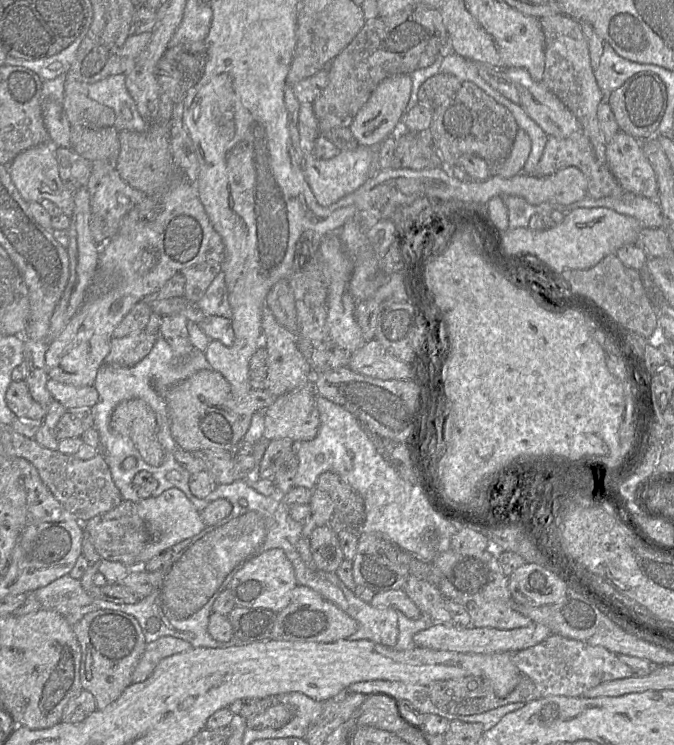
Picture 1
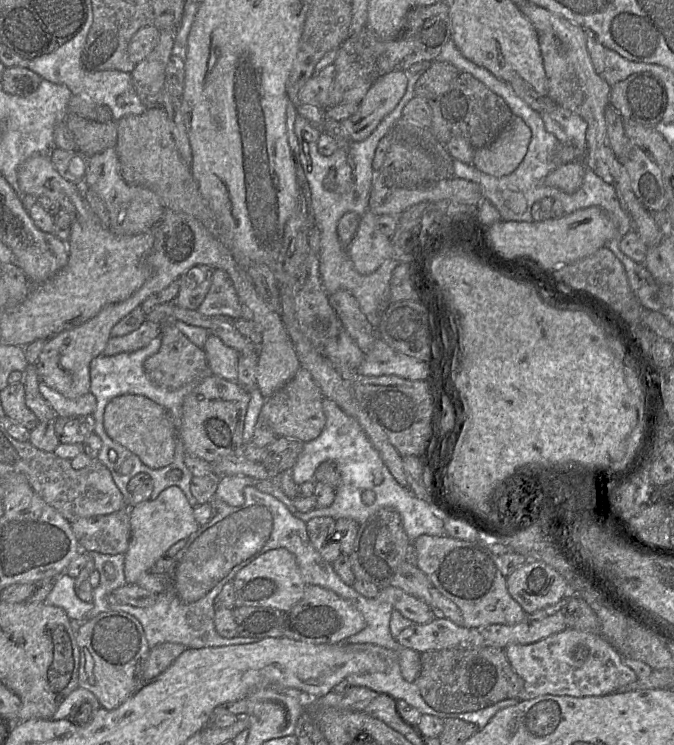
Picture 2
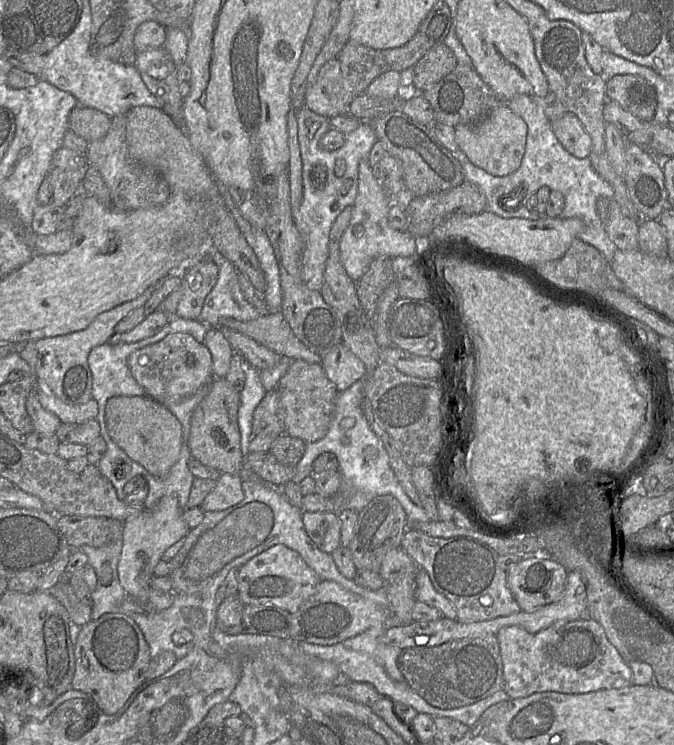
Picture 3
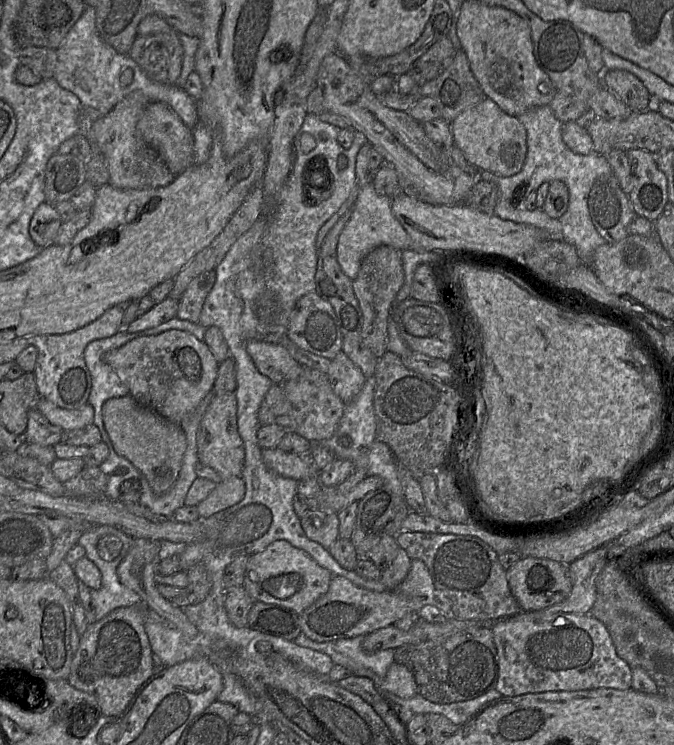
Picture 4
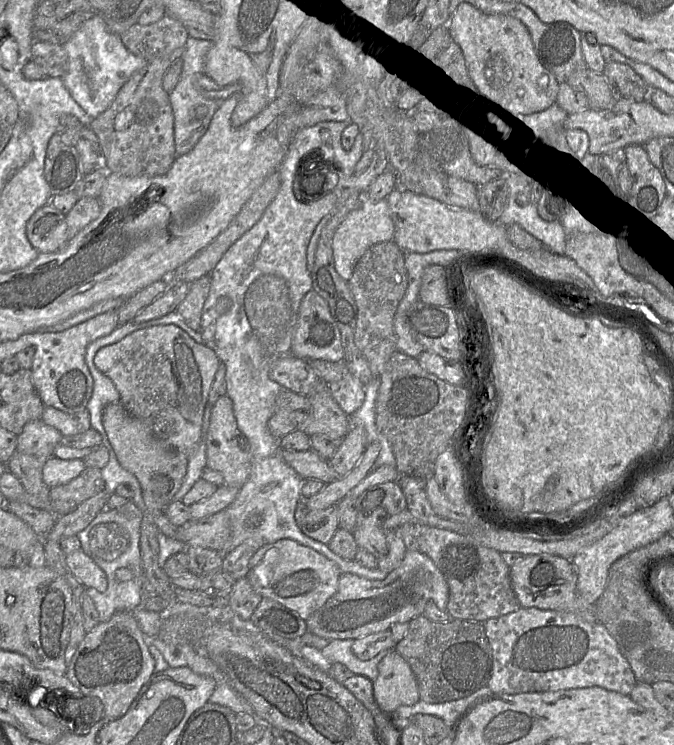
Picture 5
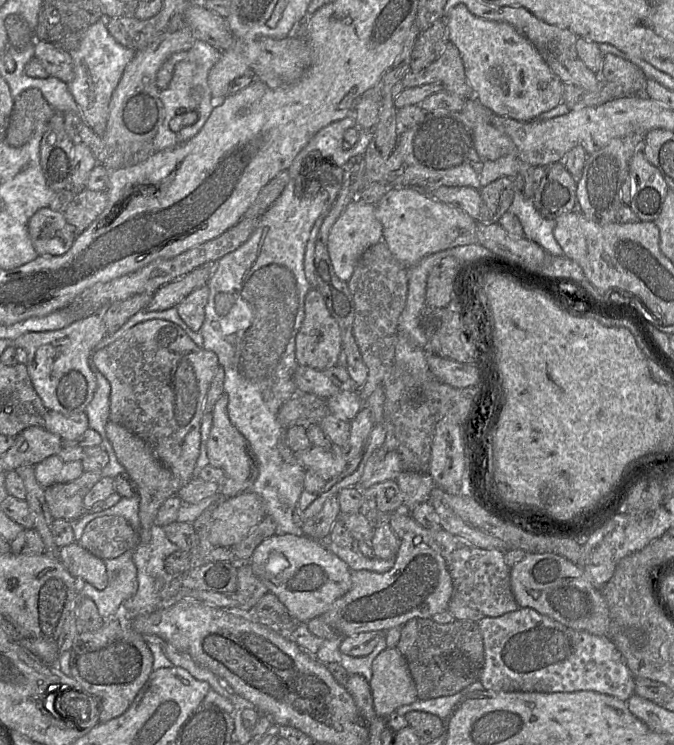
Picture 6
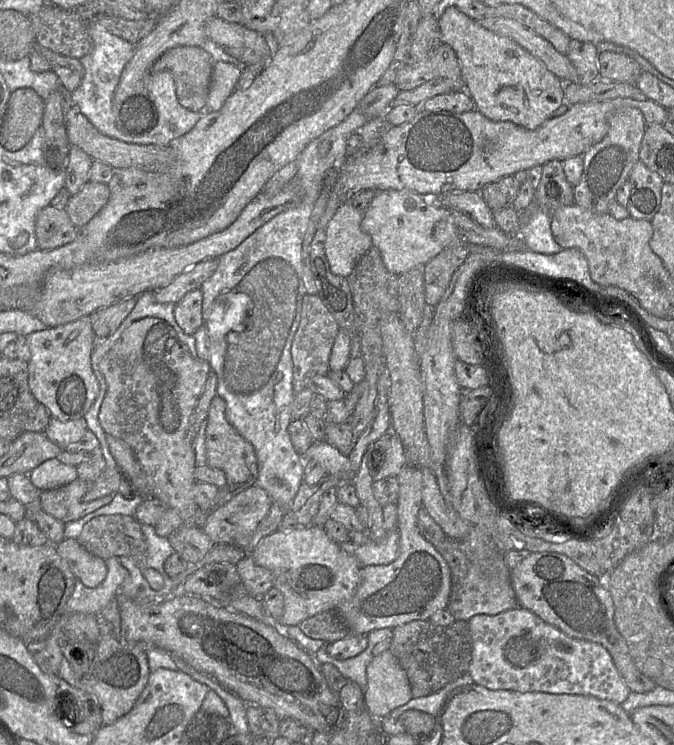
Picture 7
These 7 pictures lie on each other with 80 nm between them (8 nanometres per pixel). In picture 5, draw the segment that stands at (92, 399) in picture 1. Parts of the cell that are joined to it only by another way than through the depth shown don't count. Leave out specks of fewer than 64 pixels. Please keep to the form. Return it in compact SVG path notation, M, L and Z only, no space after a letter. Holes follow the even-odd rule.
M45 406L42 420L56 428L63 436L76 435L91 428L91 418L88 409L67 413L54 407Z

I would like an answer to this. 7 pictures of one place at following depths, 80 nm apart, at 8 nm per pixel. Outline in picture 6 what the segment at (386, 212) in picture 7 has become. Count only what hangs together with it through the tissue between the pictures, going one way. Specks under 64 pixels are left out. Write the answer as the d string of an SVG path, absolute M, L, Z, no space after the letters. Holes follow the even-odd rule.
M391 186L375 207L376 218L383 227L382 241L386 243L395 258L406 267L413 266L430 254L477 243L477 222L472 217L417 188Z

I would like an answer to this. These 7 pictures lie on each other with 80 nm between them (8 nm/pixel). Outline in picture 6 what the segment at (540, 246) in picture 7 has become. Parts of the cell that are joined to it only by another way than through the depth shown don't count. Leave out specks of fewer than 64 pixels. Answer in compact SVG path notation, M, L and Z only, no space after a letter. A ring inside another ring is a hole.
M516 185L514 198L508 211L518 217L524 238L537 243L552 256L564 255L553 234L555 219L543 217L535 208L533 199L526 199L520 190L518 192Z

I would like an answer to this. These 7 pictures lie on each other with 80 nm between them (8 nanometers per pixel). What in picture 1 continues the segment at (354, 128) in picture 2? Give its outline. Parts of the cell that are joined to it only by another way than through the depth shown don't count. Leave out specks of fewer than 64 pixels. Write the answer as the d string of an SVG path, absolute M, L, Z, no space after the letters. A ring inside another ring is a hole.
M409 74L390 76L376 86L349 125L349 129L359 145L380 145L388 136L397 134L403 120L403 112L411 95L411 88L412 80Z

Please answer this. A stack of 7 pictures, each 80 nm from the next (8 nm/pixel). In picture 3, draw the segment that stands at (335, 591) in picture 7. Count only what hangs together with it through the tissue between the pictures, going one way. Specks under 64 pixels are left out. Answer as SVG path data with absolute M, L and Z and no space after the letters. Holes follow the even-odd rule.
M283 544L274 545L239 568L238 596L244 605L273 605L296 612L316 591L321 579L296 551Z

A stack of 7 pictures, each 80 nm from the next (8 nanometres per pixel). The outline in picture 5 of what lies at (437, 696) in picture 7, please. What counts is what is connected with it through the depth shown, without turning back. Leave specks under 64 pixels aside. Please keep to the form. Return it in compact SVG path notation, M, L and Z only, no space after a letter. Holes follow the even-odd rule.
M484 687L475 693L461 698L443 703L427 703L419 700L413 705L399 706L396 711L405 718L411 718L415 714L429 714L441 718L449 727L451 727L461 716L463 712L479 697L490 695L493 692Z

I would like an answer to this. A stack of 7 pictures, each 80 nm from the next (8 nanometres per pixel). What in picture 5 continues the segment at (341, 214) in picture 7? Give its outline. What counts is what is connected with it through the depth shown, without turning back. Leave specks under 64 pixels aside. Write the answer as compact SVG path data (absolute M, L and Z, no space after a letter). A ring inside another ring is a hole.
M366 193L358 195L353 209L337 228L332 242L334 264L337 273L345 280L352 278L359 259L373 245L393 241L394 223L386 199L374 202Z

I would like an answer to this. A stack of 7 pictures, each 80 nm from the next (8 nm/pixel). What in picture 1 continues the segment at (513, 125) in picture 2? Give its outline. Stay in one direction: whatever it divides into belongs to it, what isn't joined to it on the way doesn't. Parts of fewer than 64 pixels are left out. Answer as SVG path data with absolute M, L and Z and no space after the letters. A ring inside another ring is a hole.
M518 129L508 157L501 162L490 163L491 176L510 178L521 173L530 151L530 137L524 130Z

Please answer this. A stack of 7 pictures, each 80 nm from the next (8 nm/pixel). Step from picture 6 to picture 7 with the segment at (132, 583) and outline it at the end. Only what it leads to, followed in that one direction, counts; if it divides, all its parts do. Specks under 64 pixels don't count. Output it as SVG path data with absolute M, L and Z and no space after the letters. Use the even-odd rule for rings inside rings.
M111 557L105 562L107 575L99 586L88 588L79 579L75 579L74 590L65 605L63 616L76 613L96 615L110 600L118 596L119 588L128 576L128 571L118 557Z

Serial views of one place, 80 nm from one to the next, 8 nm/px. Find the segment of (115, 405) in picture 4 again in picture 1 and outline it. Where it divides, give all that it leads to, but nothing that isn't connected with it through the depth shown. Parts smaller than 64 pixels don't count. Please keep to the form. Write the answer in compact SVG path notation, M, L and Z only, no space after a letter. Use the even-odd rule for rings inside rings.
M131 398L118 403L111 413L109 427L128 437L146 463L162 463L164 451L157 439L156 416L144 400Z

